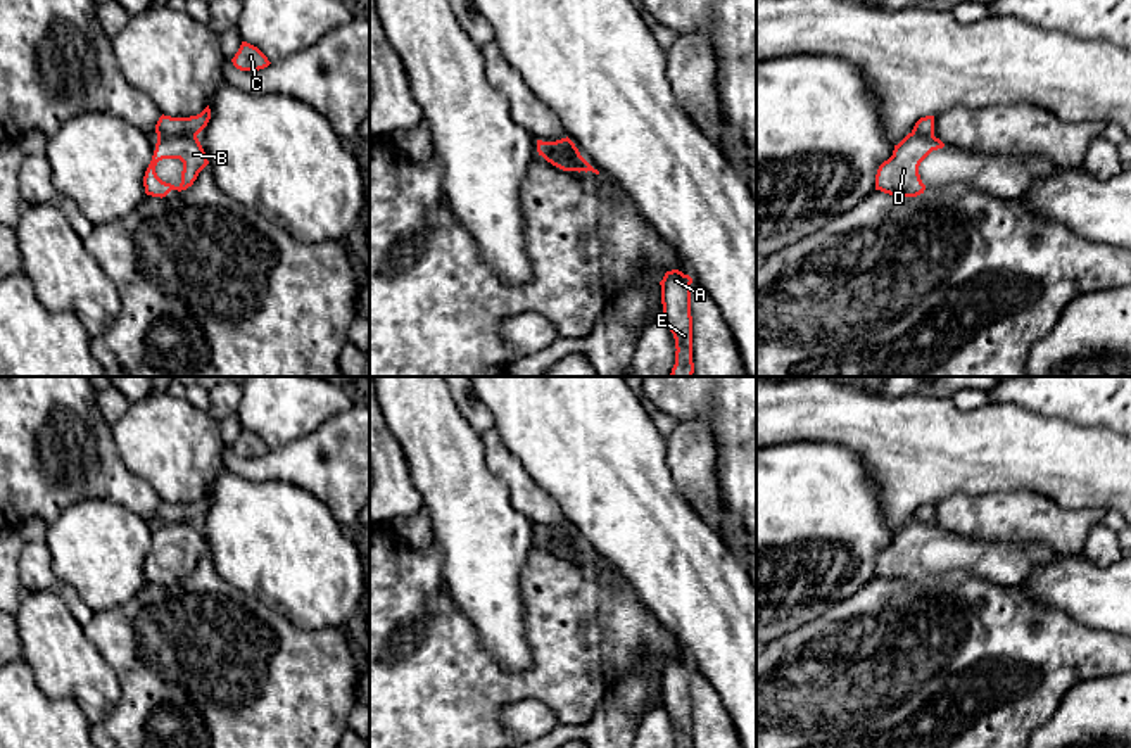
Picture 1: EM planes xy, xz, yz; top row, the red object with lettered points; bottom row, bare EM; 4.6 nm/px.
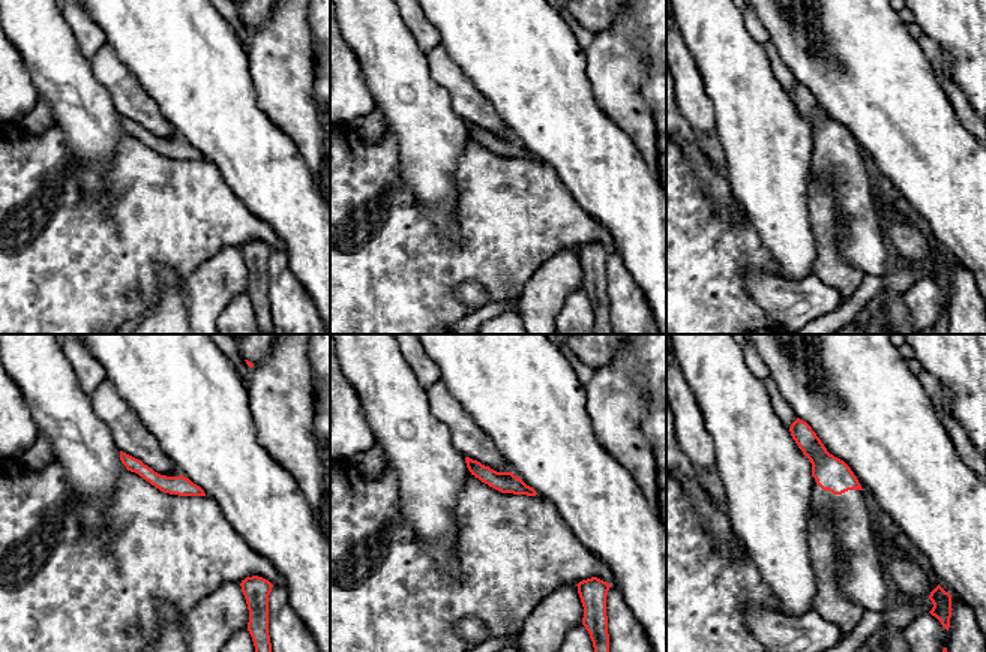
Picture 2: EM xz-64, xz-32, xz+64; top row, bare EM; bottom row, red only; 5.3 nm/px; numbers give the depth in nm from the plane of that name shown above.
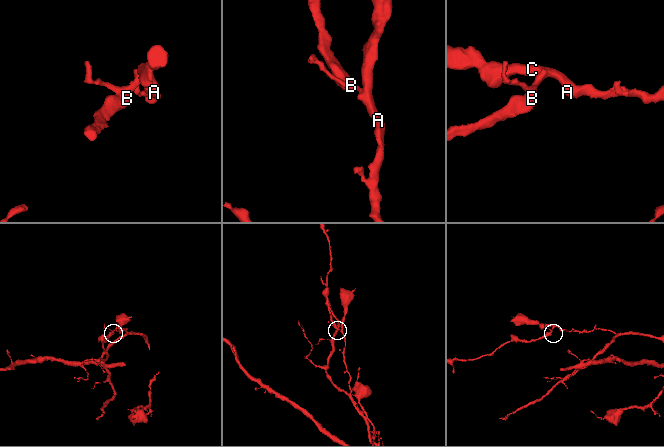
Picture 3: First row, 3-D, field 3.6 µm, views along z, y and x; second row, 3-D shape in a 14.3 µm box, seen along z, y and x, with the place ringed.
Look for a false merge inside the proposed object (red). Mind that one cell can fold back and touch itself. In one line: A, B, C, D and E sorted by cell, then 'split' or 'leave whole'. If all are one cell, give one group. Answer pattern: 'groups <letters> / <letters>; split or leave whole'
groups A C E / B D; split

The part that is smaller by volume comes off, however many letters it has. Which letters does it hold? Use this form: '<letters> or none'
B, D

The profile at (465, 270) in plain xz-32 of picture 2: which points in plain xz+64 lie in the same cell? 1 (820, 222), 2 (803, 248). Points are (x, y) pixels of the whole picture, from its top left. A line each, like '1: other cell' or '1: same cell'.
1: same cell
2: other cell

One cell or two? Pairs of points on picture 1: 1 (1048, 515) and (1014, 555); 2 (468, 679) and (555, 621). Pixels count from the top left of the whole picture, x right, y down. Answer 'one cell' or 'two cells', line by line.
1: two cells
2: one cell

